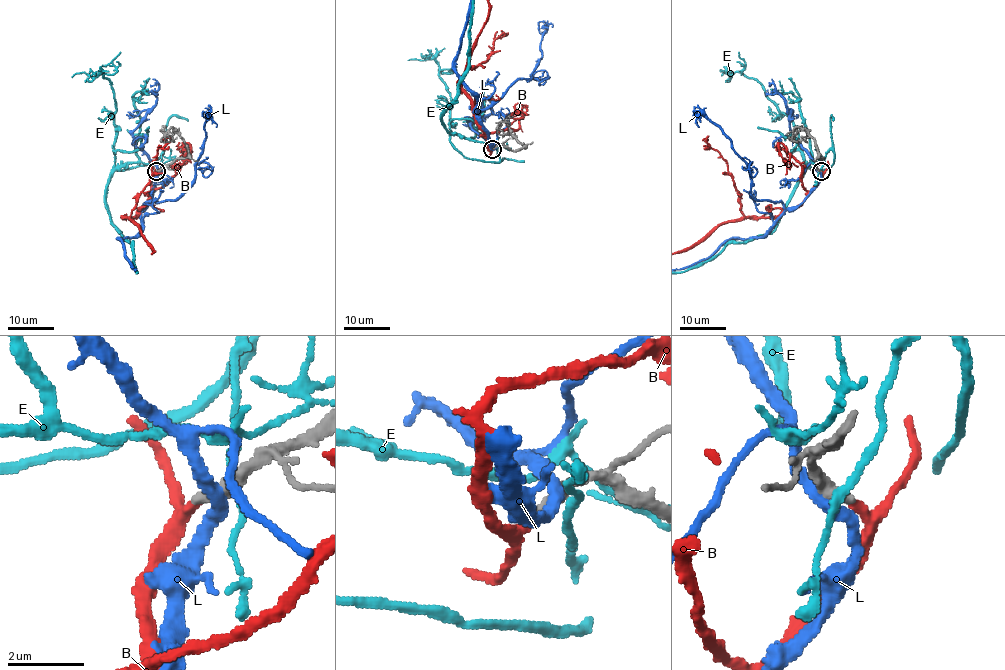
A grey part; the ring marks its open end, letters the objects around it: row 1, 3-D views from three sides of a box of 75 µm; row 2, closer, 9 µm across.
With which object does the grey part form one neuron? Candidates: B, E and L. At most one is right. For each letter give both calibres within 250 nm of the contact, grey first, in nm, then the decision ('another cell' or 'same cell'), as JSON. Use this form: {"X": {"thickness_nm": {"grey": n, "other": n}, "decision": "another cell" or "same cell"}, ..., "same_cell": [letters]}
{"B": {"thickness_nm": {"grey": 300, "other": 240}, "decision": "same cell"}, "E": {"thickness_nm": {"grey": 420, "other": 190}, "decision": "another cell"}, "L": {"thickness_nm": {"grey": 420, "other": 320}, "decision": "another cell"}, "same_cell": ["B"]}

